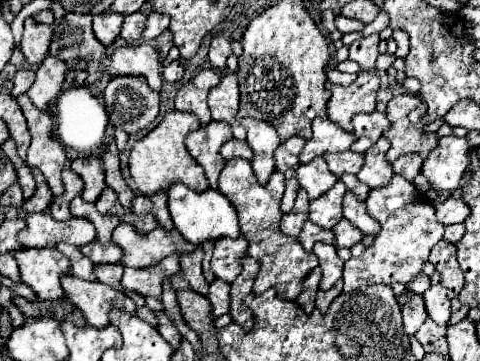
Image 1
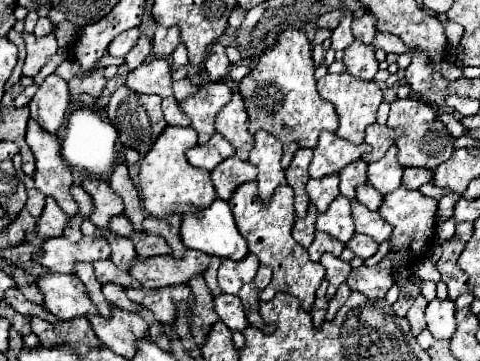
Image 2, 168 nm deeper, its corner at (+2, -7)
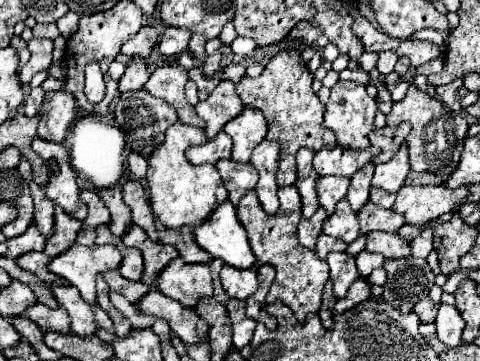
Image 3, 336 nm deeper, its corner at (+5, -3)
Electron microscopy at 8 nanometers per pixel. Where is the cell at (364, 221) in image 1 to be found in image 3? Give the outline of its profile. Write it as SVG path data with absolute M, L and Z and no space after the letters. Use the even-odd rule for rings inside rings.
M368 202L358 212L358 224L360 224L362 234L368 234L372 230L396 232L404 224L404 216L394 210L386 210L386 208L380 208L380 206Z

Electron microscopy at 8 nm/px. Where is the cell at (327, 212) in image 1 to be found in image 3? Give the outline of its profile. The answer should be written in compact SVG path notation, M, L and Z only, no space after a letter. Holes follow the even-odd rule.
M340 200L340 204L336 204L334 214L324 220L322 232L328 236L334 236L338 240L344 240L346 244L354 242L360 236L356 212L352 212L352 208L346 200Z

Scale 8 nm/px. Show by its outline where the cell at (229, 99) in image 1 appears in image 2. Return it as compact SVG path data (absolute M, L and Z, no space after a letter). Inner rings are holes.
M233 94L231 104L227 104L227 108L223 108L223 112L219 112L219 120L215 122L217 132L223 134L237 150L237 158L239 160L247 160L249 152L255 144L253 134L249 134L249 116L245 110L245 102L239 94Z

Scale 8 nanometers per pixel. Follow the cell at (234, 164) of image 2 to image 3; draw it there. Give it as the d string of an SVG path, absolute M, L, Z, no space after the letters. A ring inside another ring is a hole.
M220 160L216 162L216 170L220 172L224 188L228 190L228 200L234 206L258 182L258 172L256 168L252 168L252 164L236 164L236 160Z

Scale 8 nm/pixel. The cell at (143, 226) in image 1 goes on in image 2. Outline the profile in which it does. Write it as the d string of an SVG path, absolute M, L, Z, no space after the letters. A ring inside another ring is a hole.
M135 232L131 236L135 248L137 248L137 256L141 260L151 258L151 256L161 256L161 254L171 254L171 248L167 246L167 242L161 236L153 236L153 234L145 234L145 232Z

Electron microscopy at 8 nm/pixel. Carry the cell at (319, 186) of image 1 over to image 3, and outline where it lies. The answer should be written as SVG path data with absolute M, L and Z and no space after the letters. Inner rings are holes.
M320 176L316 180L316 192L318 192L320 206L328 214L332 214L336 202L344 198L344 194L348 190L348 184L350 184L350 180L344 180L340 176Z

